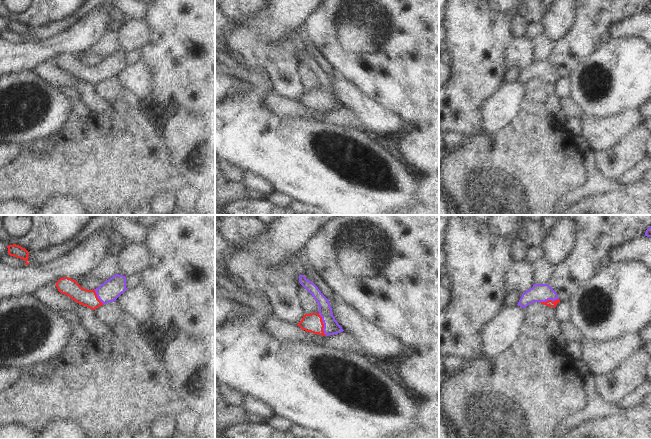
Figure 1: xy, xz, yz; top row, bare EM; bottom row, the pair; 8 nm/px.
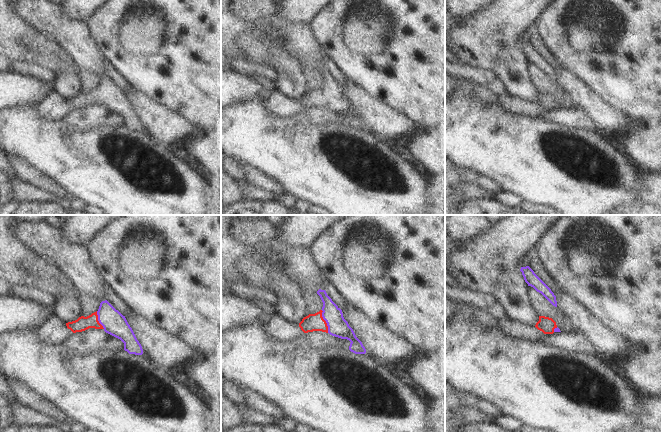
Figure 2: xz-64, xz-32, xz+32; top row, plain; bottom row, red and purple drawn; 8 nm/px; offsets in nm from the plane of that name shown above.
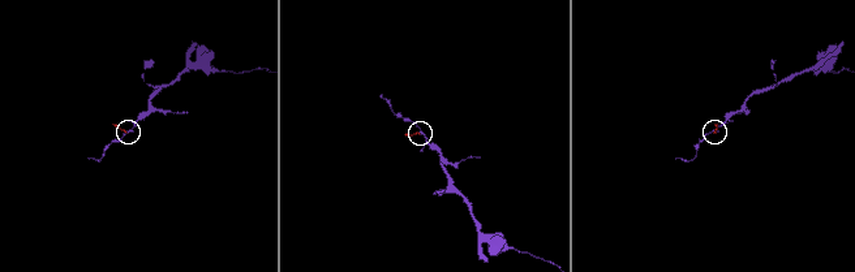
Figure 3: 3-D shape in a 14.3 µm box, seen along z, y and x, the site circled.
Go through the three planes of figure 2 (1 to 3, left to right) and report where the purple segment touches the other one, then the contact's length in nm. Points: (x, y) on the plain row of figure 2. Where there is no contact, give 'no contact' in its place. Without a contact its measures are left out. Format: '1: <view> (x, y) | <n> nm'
1: xz-64 (97, 96) | 160 nm
2: xz-32 (325, 97) | 190 nm
3: xz+32 (554, 104) | 50 nm

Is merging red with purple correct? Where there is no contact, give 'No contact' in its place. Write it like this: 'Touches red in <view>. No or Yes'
Touches red in xz. Yes

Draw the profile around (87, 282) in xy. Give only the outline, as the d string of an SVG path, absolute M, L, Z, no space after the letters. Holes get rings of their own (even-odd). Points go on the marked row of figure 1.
M86 275L86 276L80 277L80 280L77 281L77 283L84 289L94 290L98 288L104 282L101 280L95 279L89 275Z

